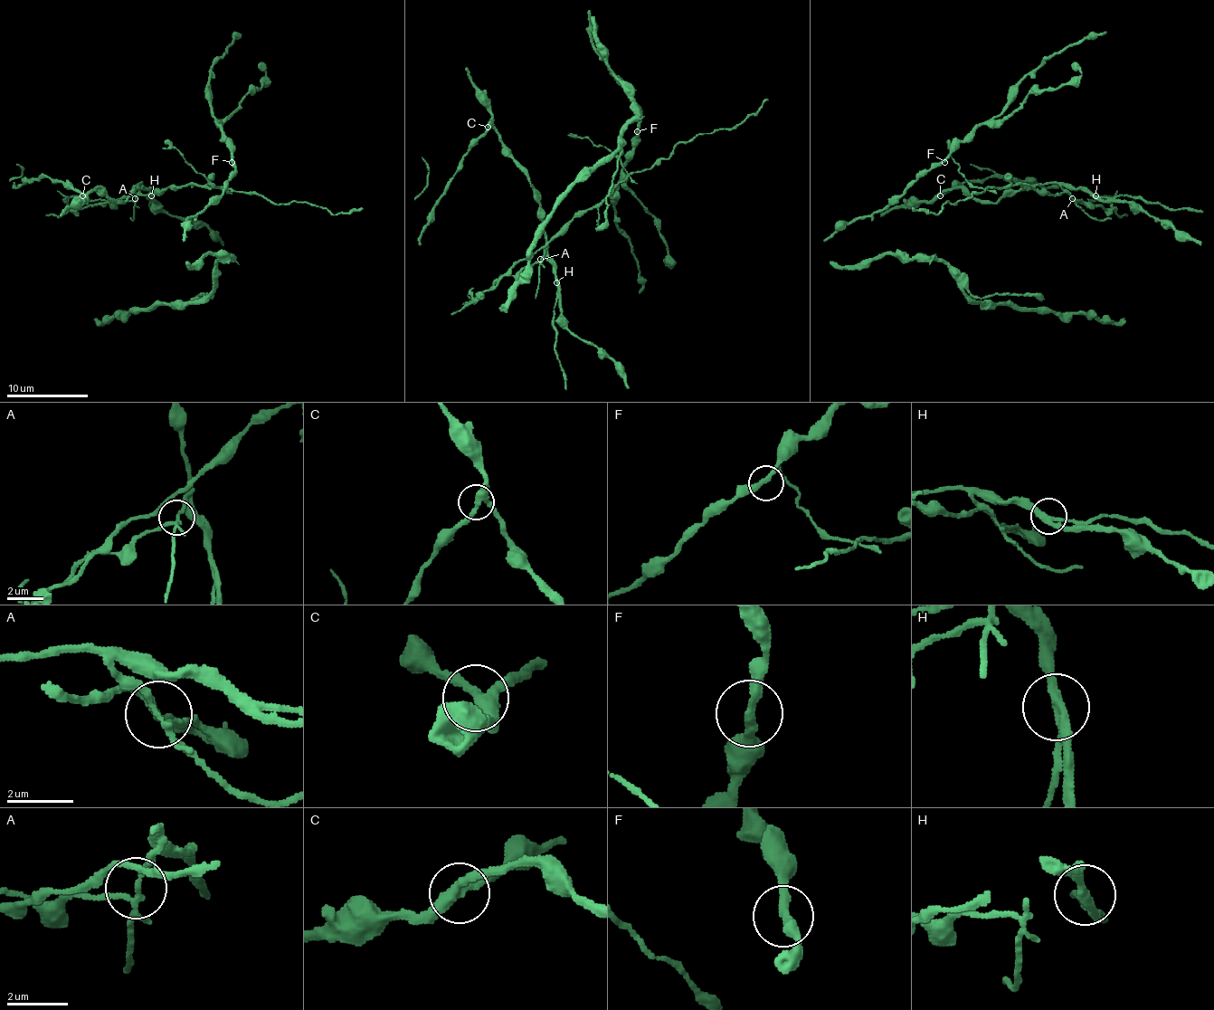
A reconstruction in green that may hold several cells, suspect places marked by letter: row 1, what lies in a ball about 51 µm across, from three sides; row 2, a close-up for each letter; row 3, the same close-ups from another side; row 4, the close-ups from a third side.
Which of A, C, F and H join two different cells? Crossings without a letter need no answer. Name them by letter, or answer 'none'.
A, H

